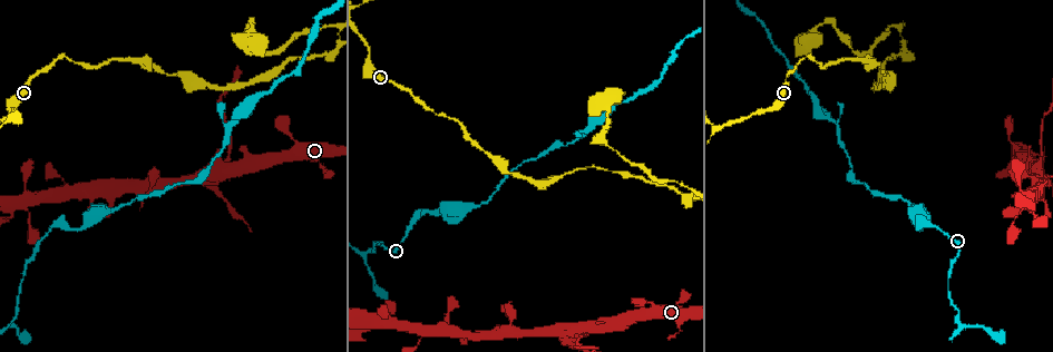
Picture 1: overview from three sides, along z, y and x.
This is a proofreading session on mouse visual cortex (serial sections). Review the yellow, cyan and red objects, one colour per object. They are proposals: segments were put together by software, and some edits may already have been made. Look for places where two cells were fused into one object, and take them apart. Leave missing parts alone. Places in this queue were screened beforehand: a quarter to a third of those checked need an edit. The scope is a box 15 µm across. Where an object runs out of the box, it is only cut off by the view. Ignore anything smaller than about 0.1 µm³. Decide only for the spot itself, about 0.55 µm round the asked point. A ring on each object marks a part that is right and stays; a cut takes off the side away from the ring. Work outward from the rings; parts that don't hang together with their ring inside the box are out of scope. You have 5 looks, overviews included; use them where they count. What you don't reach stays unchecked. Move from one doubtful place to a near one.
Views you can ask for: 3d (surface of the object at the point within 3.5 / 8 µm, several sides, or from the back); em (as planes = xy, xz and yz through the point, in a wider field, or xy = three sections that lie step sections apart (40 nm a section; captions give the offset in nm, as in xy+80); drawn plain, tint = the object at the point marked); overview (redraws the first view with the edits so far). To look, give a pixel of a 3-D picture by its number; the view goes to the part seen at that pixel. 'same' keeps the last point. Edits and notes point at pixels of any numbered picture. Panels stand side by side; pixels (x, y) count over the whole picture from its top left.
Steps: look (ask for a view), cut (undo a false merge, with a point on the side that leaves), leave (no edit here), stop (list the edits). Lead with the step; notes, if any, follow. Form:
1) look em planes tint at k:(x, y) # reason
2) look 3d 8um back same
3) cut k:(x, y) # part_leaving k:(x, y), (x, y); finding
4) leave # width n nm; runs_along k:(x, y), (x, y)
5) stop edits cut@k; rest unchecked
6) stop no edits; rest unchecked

look 3d 8um at 1:(367, 252) # three arms meet

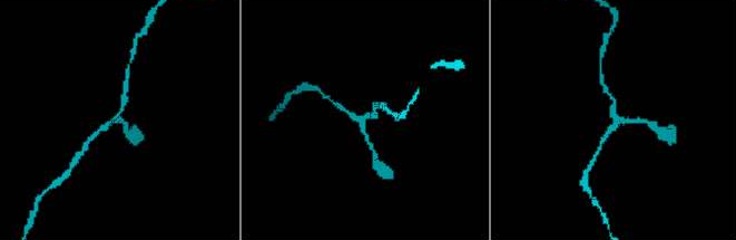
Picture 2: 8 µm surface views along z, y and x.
look em xy step 5 tint at 2:(115, 117) # arms 3; arm_widths 150, 150, 200 nm

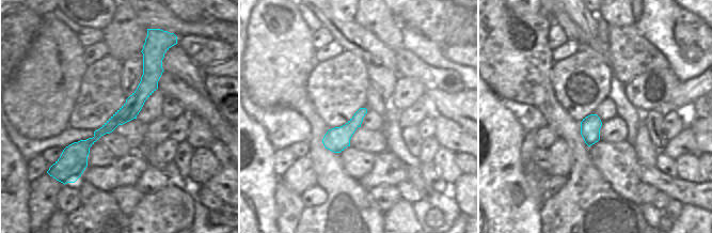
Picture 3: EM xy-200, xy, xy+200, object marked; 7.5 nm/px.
leave # runs_along 2:(606, 93), (616, 118), (644, 121); one cell here

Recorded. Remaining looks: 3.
look 3d 3.5um at 1:(583, 331) # sudden change in width

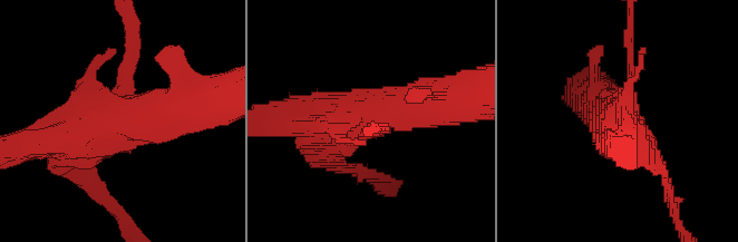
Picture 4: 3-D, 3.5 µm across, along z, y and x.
cut 4:(630, 31) # part_leaving 4:(128, 80), (128, 26); two cells meet here

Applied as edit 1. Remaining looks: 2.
stop edits cut@4; rest unchecked

